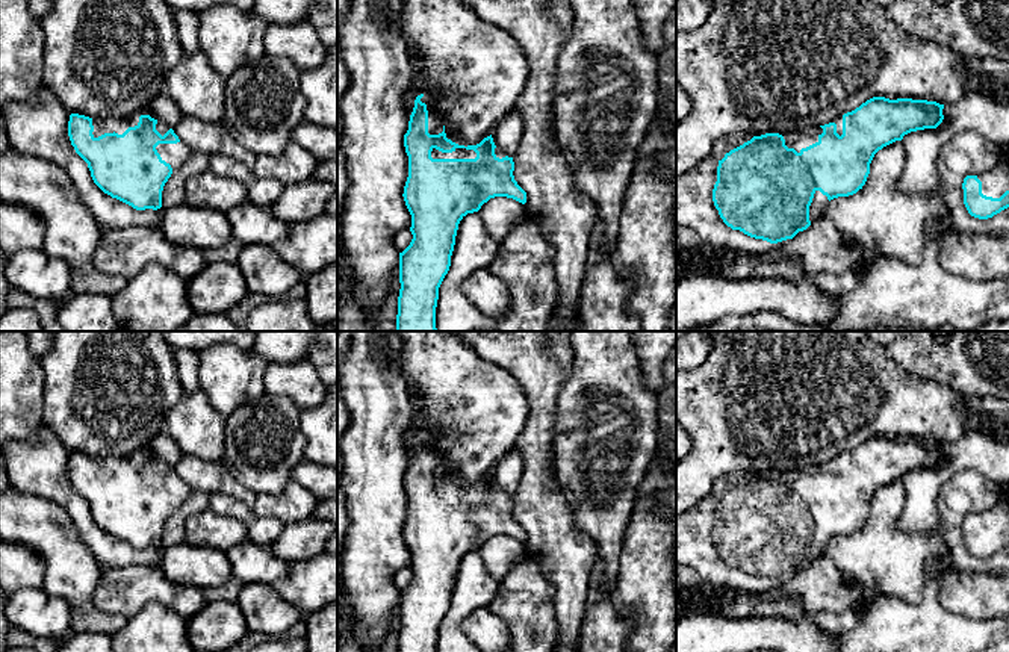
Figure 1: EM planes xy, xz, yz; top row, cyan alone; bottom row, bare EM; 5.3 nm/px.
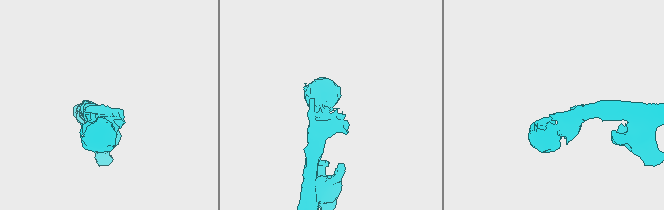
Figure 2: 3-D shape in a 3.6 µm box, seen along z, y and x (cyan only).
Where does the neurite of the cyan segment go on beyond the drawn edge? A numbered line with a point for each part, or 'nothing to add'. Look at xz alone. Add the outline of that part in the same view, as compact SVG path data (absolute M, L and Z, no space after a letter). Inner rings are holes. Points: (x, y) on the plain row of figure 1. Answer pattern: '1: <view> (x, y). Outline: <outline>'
1: xz (460, 492). Outline: M436 487L431 490L433 498L475 498L477 492L473 489L455 487L452 492L442 492Z

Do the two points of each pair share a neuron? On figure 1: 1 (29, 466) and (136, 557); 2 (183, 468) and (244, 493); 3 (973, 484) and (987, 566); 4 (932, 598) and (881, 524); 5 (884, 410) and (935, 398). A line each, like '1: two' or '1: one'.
1: one
2: one
3: one
4: two
5: one

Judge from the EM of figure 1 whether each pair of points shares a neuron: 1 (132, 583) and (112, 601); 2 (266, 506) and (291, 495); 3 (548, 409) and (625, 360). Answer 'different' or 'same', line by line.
1: same
2: same
3: different

